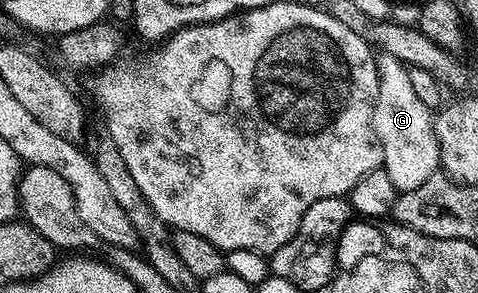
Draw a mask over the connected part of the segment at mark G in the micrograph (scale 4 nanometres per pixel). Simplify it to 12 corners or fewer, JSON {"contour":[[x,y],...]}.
{"contour":[[407,69],[380,70],[372,127],[397,192],[441,169]]}

